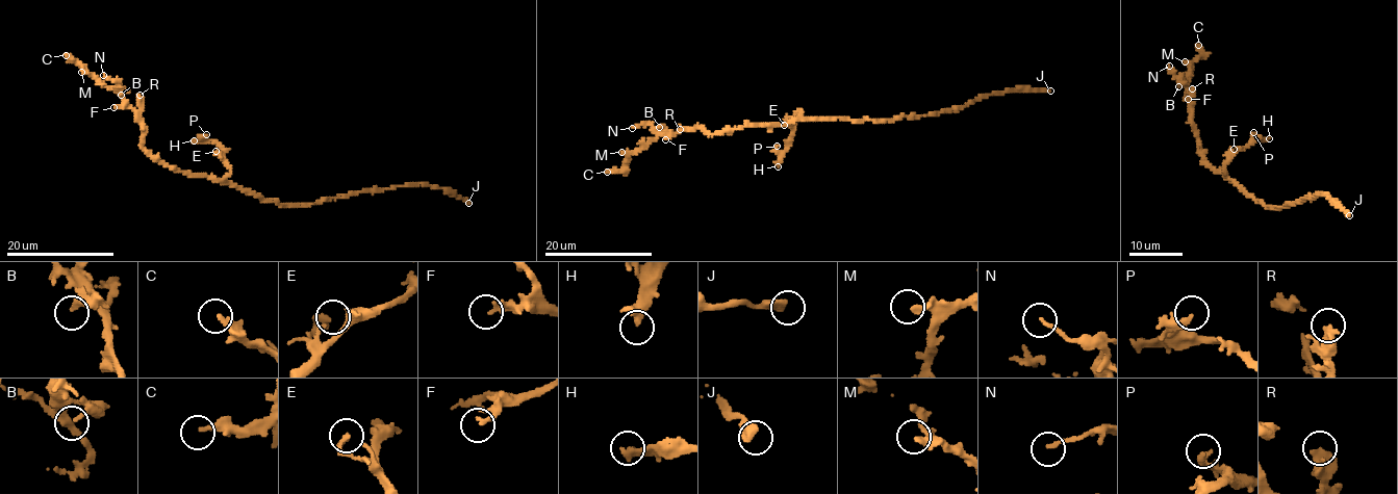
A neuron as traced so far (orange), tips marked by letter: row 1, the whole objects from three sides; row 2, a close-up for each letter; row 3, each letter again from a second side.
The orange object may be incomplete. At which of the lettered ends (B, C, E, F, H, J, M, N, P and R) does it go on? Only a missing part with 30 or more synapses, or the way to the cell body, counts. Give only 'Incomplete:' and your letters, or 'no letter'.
Incomplete: H

